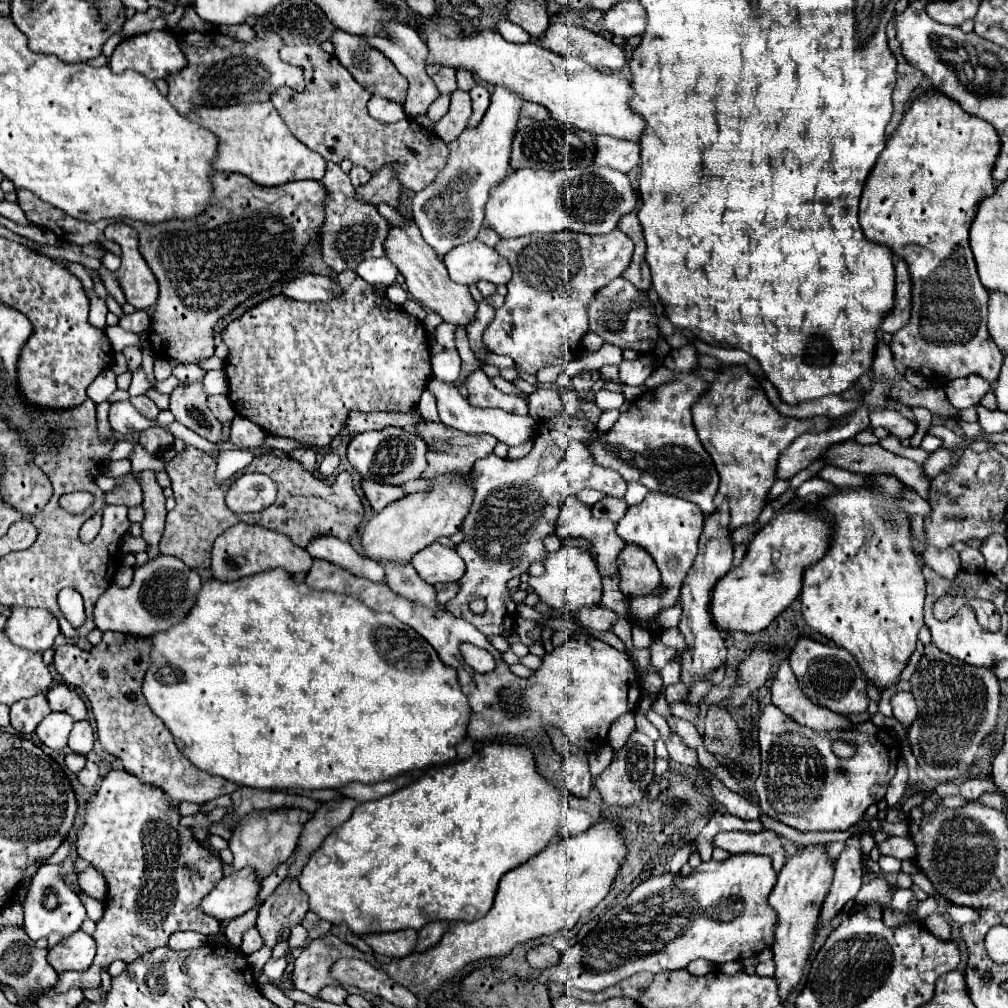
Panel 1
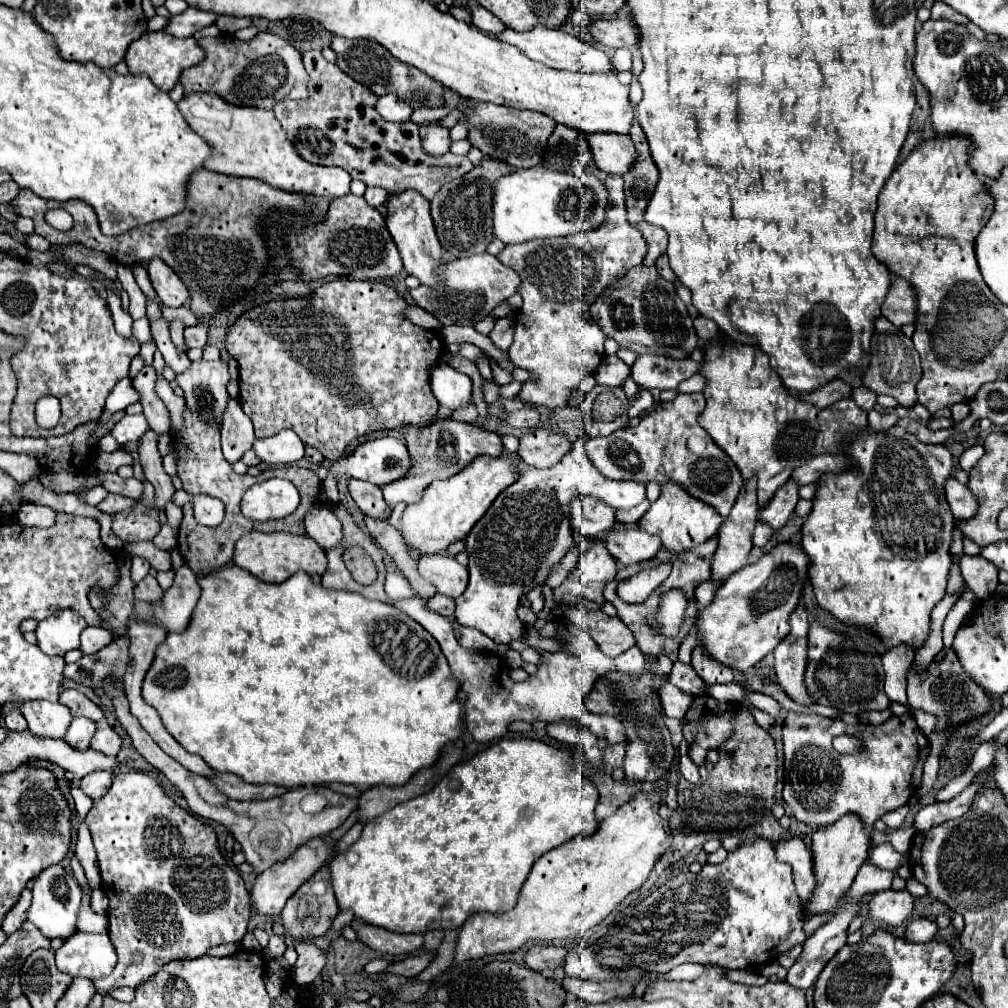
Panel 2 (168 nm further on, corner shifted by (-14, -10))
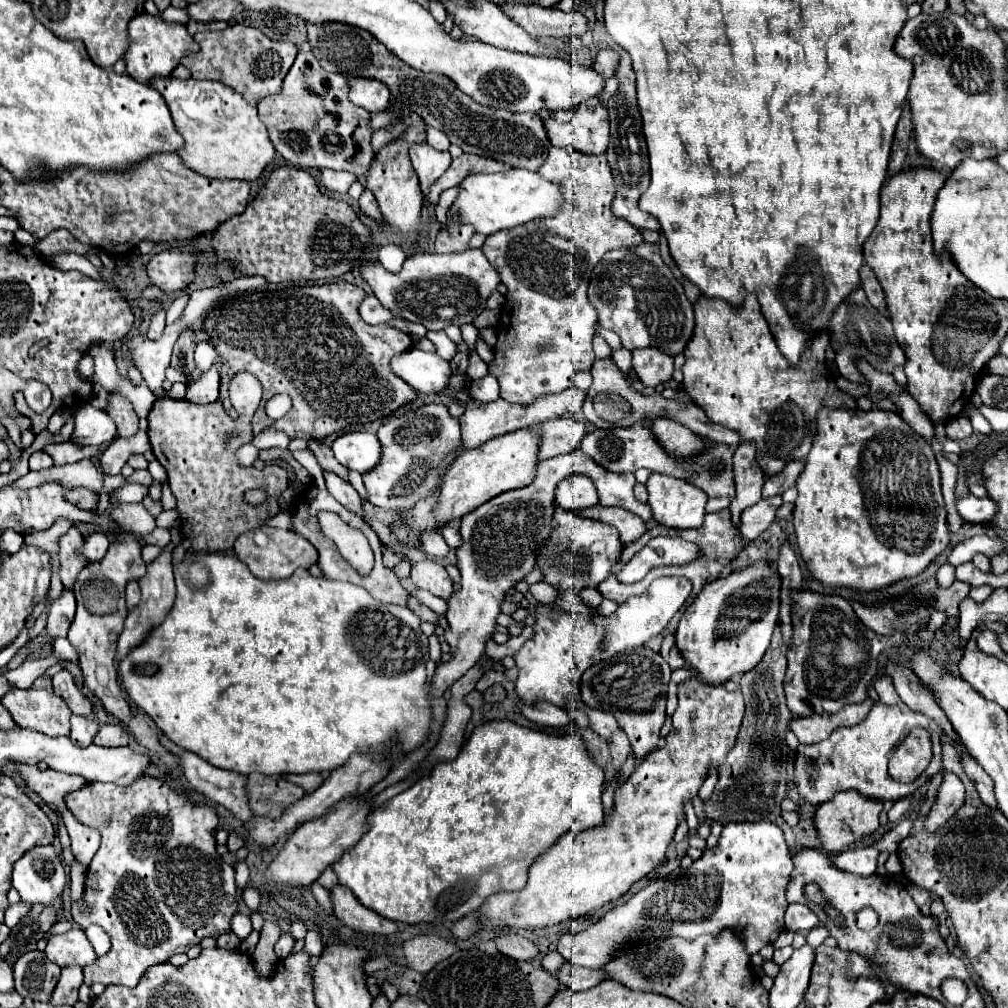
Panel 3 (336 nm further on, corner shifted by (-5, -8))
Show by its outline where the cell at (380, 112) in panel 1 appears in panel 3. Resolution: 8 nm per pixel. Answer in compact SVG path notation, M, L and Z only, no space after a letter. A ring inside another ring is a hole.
M365 77L349 79L349 101L367 109L369 113L385 111L391 95L385 83L381 81L369 81Z

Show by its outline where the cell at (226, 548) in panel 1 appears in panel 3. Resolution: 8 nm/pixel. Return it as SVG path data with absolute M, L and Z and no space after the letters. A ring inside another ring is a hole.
M261 527L251 529L249 533L243 533L235 541L235 555L251 569L251 573L259 579L285 579L295 573L295 569L303 567L309 569L317 563L317 549L289 529L273 529L273 527Z

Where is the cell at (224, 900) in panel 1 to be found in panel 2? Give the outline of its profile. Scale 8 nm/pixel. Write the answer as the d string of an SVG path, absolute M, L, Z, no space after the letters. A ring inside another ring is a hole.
M322 837L318 839L312 839L308 841L306 845L298 847L298 851L294 855L290 855L286 861L282 863L276 863L272 865L268 871L260 873L250 889L250 905L254 911L258 911L258 915L264 915L264 917L272 917L272 915L280 915L282 907L286 905L286 901L290 899L292 891L296 891L296 887L300 883L304 883L306 879L310 879L318 869L320 865L326 861L326 857L332 853L332 843L324 843Z

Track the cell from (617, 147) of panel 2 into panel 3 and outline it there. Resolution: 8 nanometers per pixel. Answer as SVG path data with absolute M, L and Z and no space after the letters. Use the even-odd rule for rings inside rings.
M585 101L571 111L551 111L543 125L553 147L575 147L581 153L601 155L609 145L609 113L601 101Z

